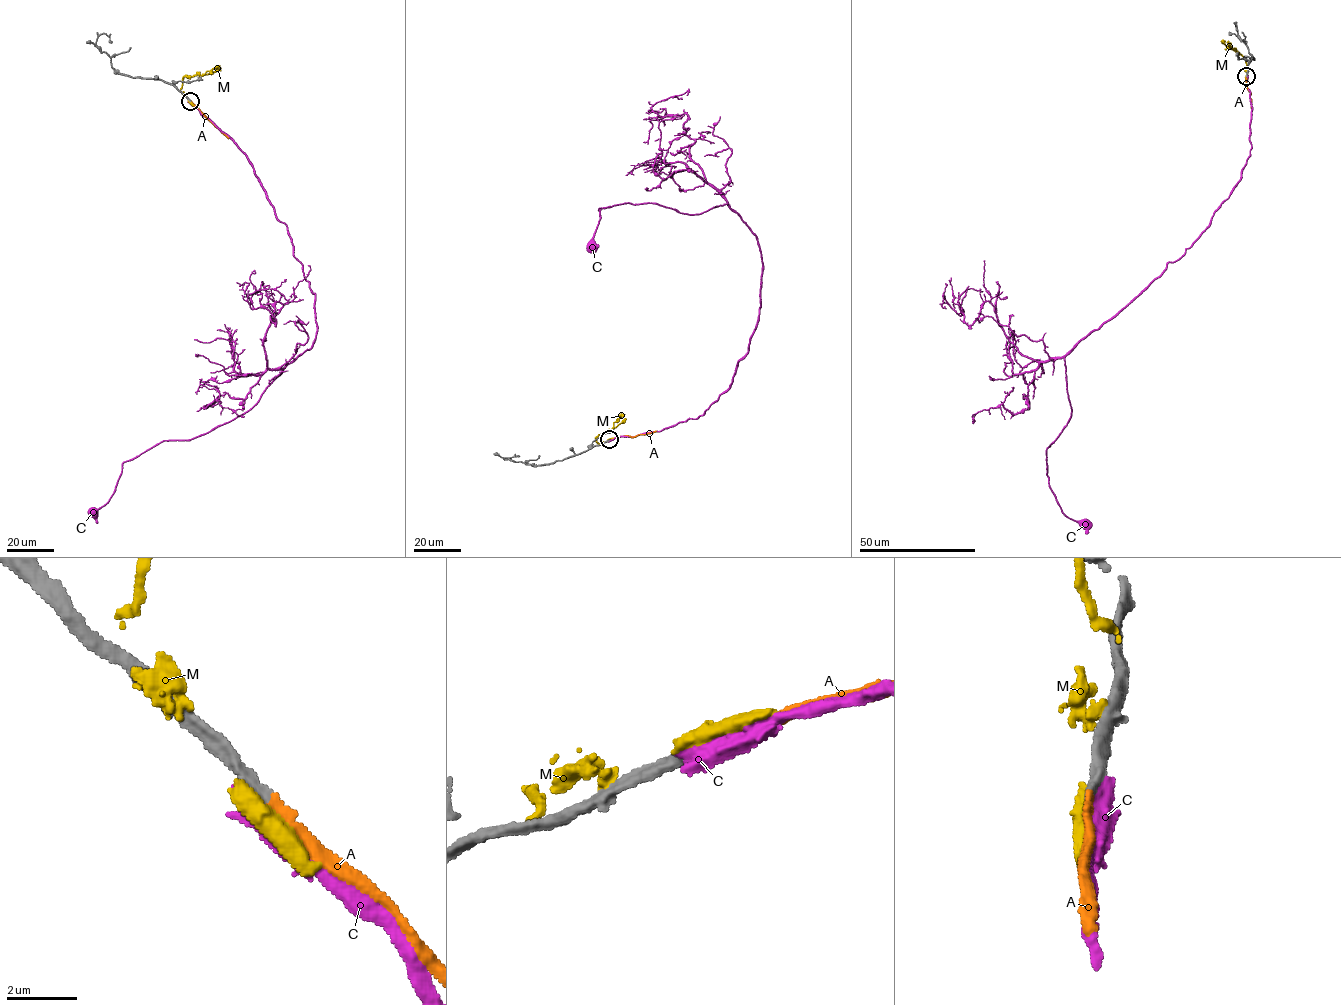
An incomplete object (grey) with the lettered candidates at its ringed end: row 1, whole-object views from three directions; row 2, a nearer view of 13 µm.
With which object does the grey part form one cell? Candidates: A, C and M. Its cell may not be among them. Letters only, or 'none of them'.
A

